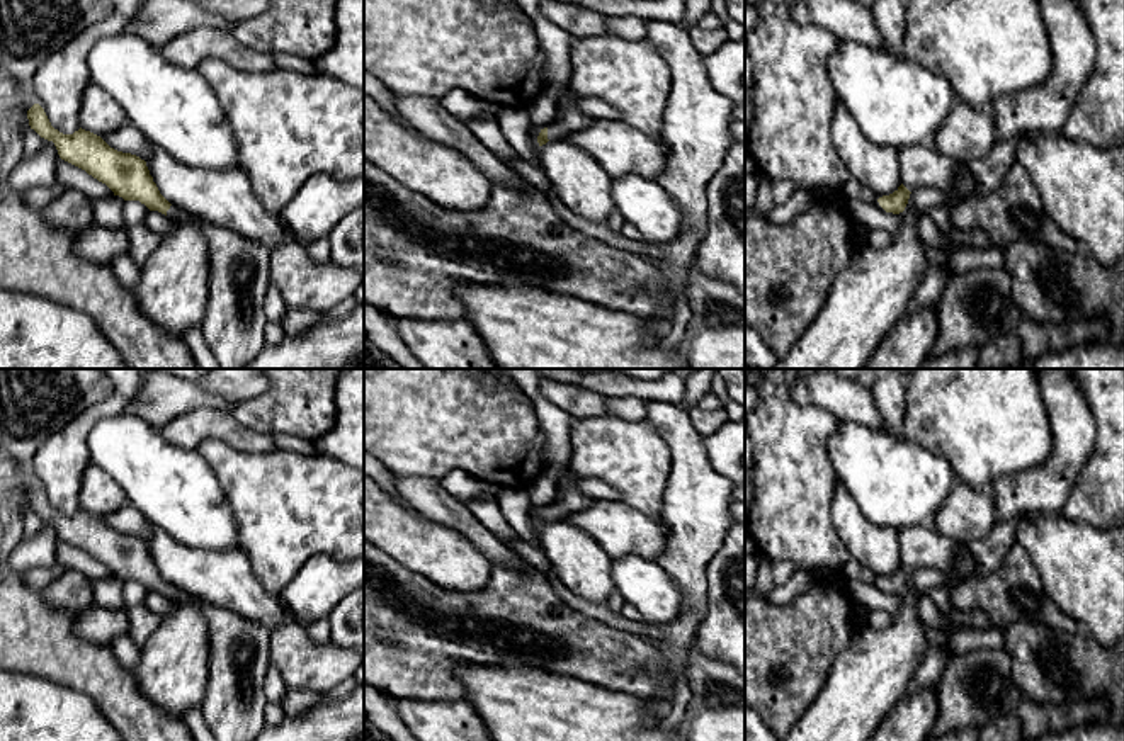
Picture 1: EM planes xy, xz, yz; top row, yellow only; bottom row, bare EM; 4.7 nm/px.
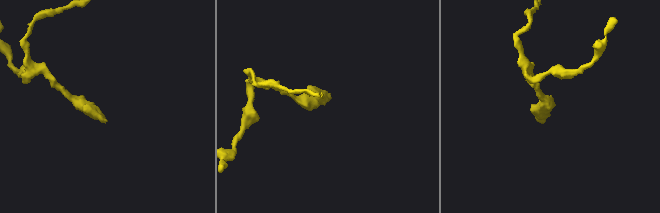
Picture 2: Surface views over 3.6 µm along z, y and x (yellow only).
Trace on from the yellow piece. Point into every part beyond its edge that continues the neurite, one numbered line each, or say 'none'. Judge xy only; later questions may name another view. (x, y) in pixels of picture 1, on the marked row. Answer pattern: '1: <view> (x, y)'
1: xy (174, 213)

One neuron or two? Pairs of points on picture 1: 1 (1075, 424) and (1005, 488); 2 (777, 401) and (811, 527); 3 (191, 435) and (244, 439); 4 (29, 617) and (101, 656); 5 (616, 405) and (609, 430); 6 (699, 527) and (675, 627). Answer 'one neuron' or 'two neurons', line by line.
1: one neuron
2: one neuron
3: one neuron
4: one neuron
5: two neurons
6: one neuron

